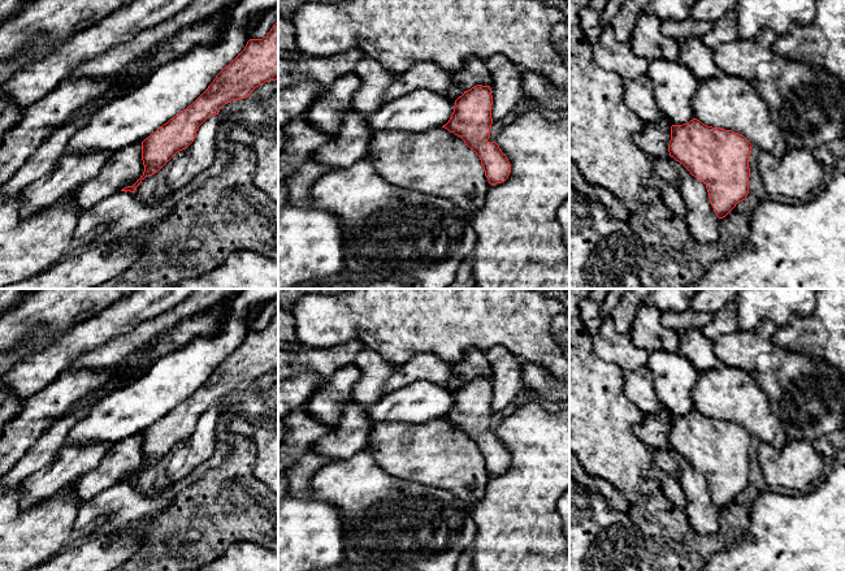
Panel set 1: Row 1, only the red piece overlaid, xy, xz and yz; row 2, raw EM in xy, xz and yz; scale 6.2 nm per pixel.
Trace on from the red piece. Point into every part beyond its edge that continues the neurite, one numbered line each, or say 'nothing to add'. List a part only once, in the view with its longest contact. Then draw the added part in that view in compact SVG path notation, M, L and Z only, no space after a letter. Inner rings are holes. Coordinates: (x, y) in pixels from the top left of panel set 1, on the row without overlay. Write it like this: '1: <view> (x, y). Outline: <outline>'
nothing to add

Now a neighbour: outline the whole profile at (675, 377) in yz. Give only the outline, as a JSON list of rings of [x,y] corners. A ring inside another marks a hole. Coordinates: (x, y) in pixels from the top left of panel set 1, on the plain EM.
[[[651,351],[649,368],[654,377],[656,395],[672,416],[682,416],[696,410],[692,393],[699,372],[688,358],[680,351]]]

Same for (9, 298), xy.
[[[0,289],[0,315],[17,307],[32,289]]]

